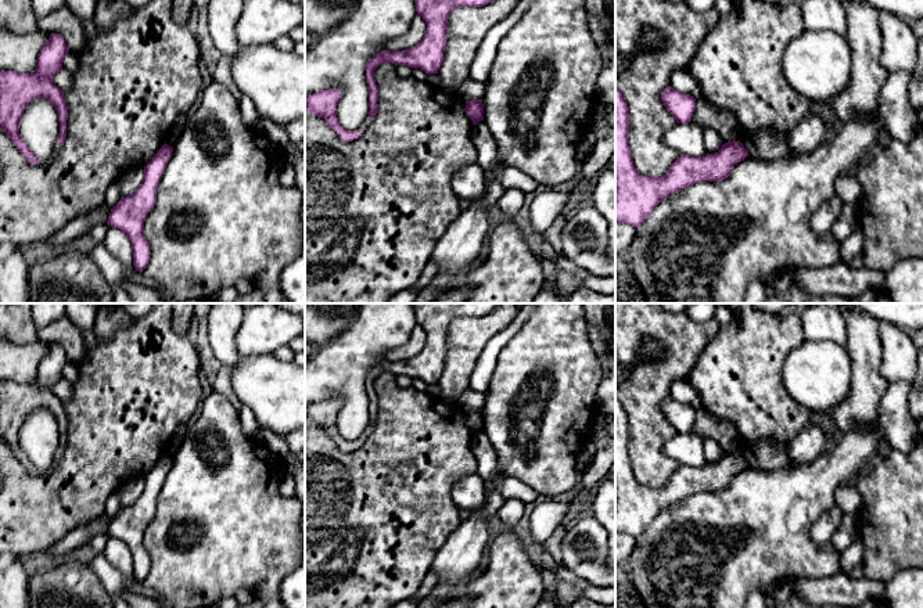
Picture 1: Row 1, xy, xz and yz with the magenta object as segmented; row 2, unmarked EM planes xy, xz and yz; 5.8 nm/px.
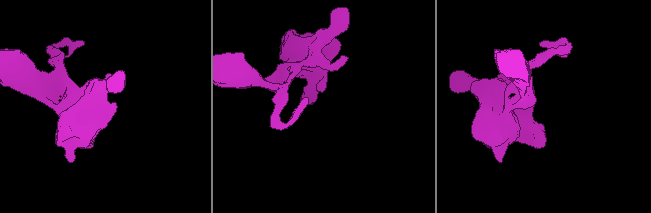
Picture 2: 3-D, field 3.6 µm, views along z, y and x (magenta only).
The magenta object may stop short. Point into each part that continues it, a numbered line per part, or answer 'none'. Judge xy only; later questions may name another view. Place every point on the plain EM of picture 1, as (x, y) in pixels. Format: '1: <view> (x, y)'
none

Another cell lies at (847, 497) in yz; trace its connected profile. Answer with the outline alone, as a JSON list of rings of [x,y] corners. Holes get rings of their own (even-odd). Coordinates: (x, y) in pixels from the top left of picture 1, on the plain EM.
[[[841,483],[834,492],[833,506],[838,507],[844,515],[858,518],[863,500],[855,486]]]

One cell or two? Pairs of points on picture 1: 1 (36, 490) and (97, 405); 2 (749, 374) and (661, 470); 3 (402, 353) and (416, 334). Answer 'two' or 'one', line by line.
1: one
2: two
3: one

